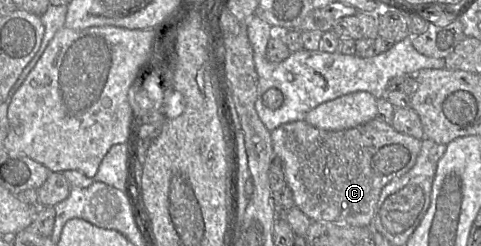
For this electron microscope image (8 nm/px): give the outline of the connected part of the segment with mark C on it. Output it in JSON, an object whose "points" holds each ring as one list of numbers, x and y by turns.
{"points":[[377,118,338,131,319,129,304,120,285,123,271,131,273,152,284,164,286,185,292,191,295,206,311,221,357,227,370,227,382,189,415,165,421,141,396,131,392,125]]}

